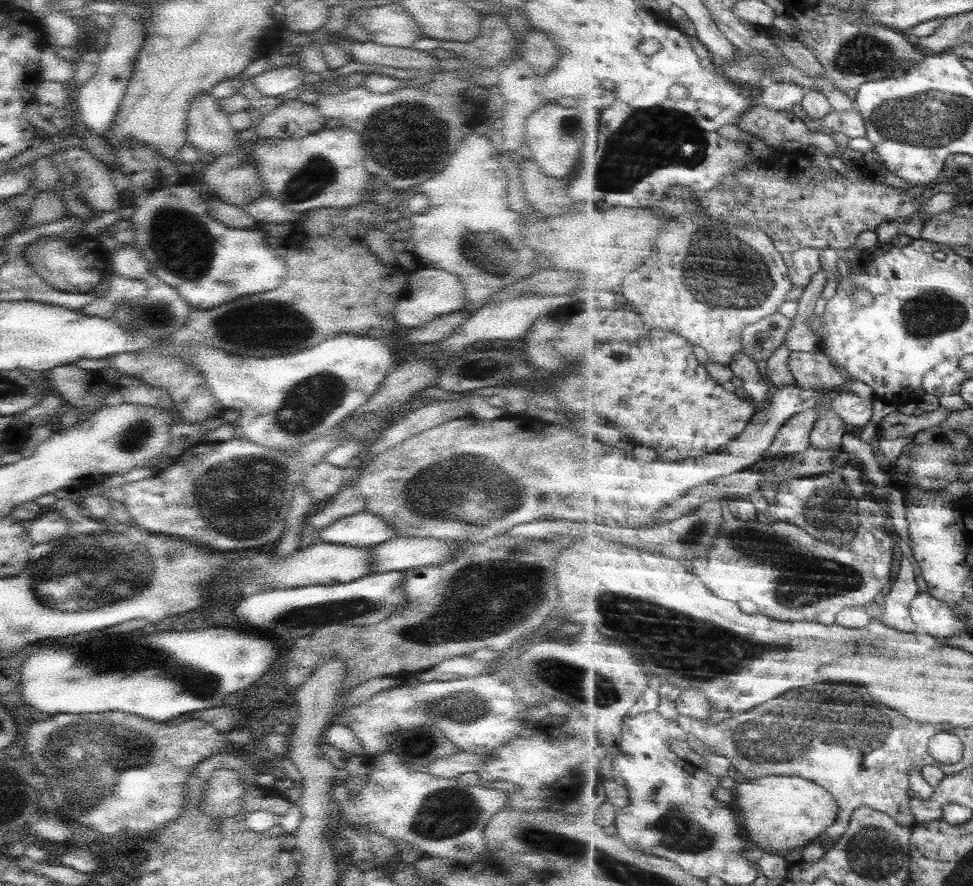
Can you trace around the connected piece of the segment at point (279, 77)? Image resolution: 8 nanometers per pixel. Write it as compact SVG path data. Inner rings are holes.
M302 64L284 65L264 71L252 77L250 82L263 96L281 96L293 88L302 85L303 75L306 74Z

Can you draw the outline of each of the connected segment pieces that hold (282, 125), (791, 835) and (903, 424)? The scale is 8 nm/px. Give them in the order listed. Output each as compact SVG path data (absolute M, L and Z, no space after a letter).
M287 99L281 101L254 126L254 138L265 140L305 137L321 129L324 126L323 122L325 118L319 114L315 103Z
M765 776L736 784L736 804L743 832L751 846L769 853L801 851L815 842L839 818L837 800L819 784L801 776Z
M938 408L932 412L925 412L919 416L905 416L896 410L880 420L876 428L876 438L880 440L895 440L907 438L923 432L928 428L940 425L953 411Z

